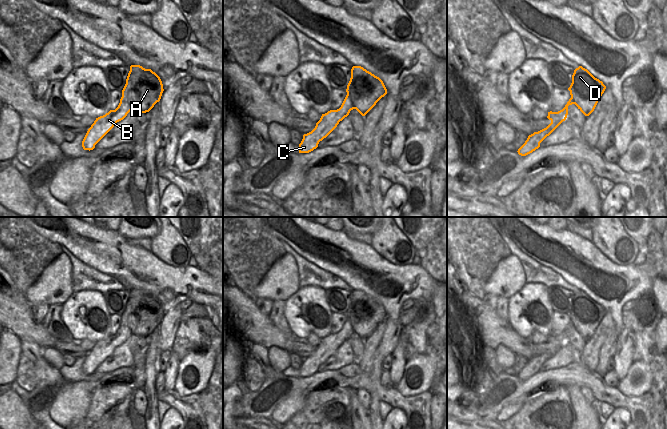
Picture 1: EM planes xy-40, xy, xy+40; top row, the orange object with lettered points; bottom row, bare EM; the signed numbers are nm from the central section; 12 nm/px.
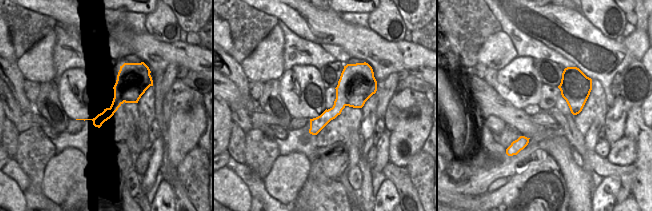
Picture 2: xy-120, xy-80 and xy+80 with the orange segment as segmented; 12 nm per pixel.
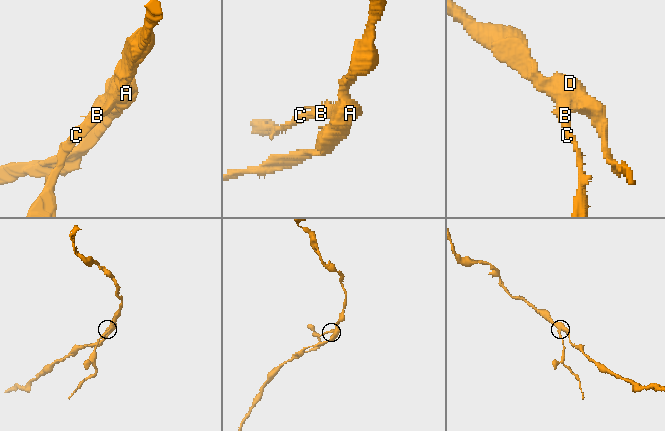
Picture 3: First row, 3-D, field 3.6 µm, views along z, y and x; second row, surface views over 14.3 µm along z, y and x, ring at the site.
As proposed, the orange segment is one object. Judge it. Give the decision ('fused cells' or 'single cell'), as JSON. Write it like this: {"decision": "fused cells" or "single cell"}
{"decision": "fused cells"}

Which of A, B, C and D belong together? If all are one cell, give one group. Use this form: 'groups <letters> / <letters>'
groups A D / B C

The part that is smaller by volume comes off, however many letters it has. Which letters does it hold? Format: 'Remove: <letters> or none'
Remove: B, C

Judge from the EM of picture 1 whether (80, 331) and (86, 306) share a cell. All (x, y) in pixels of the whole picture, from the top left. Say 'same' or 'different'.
same

